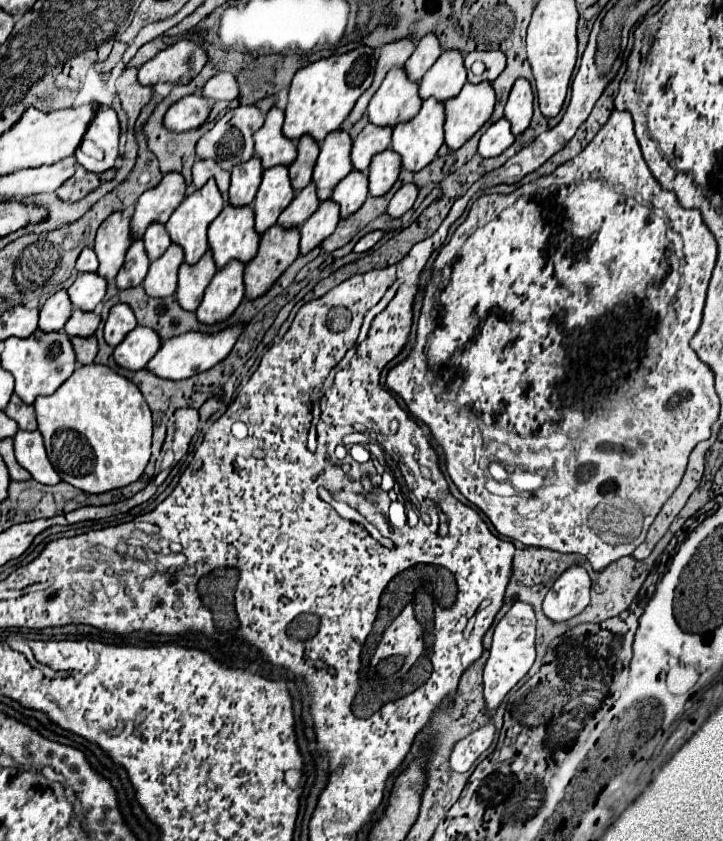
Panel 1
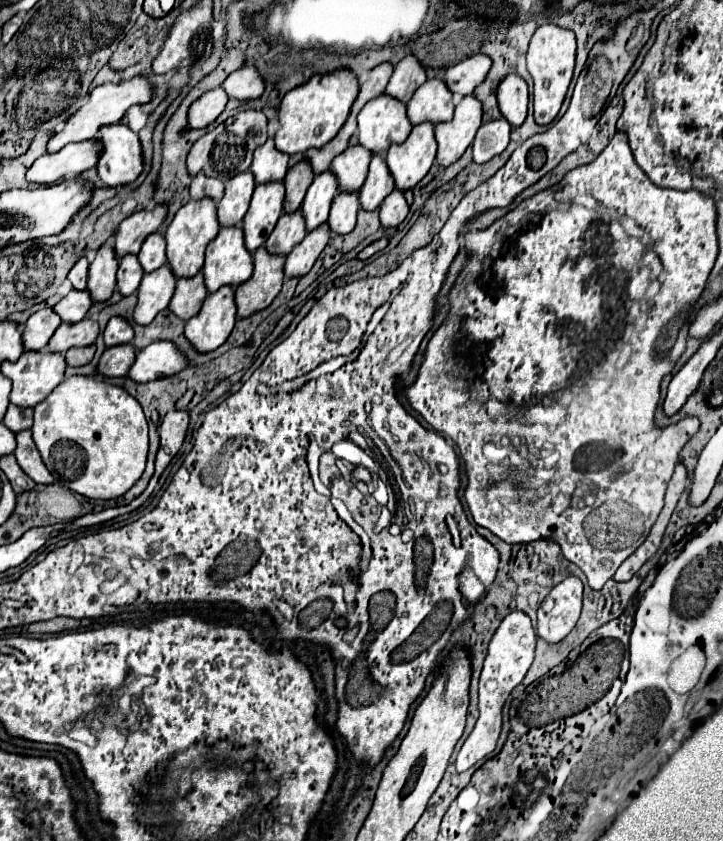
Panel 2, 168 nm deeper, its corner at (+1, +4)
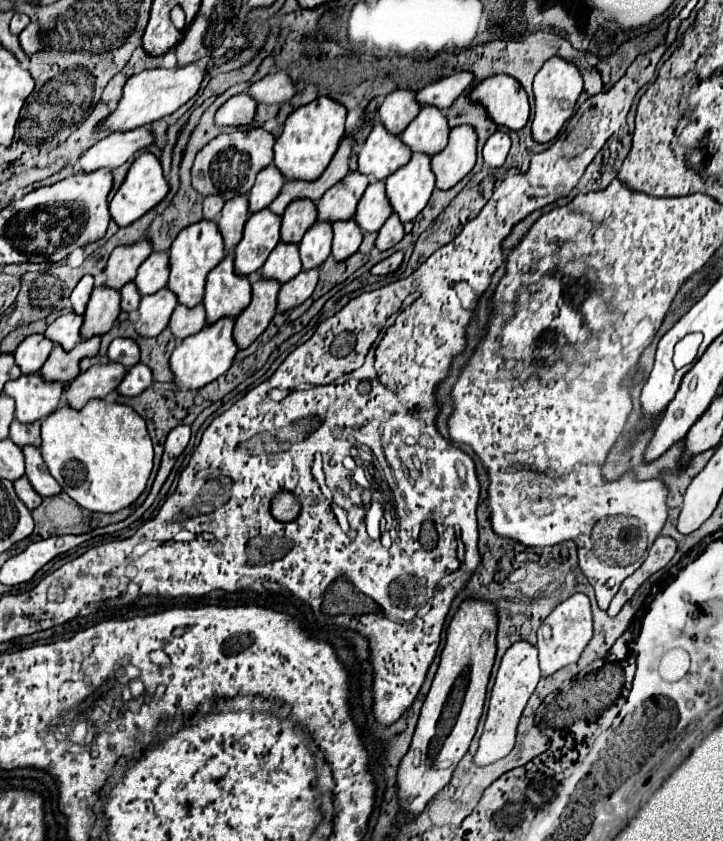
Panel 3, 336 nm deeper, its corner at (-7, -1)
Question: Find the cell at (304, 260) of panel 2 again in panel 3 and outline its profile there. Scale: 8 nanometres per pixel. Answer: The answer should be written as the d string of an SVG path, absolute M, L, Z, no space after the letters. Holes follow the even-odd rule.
M314 268L310 272L300 272L294 280L290 280L288 284L282 284L282 288L278 292L276 312L290 312L290 310L298 308L304 300L308 300L316 288L318 272L320 272L318 268Z

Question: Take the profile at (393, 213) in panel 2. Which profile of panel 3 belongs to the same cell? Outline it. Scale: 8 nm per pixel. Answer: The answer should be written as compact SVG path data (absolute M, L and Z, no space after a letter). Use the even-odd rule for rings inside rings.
M392 214L392 216L384 222L384 226L380 228L374 246L376 246L380 252L382 252L382 250L388 250L388 248L396 246L396 244L402 240L402 236L404 236L404 226L402 226L402 222L398 220L398 216Z

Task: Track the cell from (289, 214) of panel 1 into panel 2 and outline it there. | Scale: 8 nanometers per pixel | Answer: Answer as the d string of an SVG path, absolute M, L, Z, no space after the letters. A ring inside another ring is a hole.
M302 207L294 215L282 215L266 241L270 253L290 253L290 249L300 243L306 235L306 223L302 223Z

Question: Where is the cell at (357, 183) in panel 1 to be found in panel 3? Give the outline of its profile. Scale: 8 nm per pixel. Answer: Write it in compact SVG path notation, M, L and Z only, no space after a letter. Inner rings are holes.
M354 220L348 222L336 222L332 226L334 230L334 244L332 244L332 256L336 262L344 262L354 252L358 252L362 242L362 232L356 228L358 224Z

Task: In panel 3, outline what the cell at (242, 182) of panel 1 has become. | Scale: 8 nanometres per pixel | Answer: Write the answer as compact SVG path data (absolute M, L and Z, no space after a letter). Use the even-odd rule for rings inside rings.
M234 196L232 200L228 200L222 208L218 230L224 238L224 246L226 248L234 248L238 244L238 240L242 240L242 230L244 224L248 220L248 196Z

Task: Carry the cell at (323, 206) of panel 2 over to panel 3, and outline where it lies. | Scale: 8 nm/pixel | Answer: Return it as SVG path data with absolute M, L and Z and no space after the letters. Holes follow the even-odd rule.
M314 224L300 242L302 270L320 268L330 256L330 244L332 244L330 224Z

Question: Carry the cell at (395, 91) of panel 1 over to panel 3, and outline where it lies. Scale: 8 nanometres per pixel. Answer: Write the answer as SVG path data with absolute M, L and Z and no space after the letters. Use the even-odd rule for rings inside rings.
M376 124L374 130L370 132L370 136L366 138L364 146L360 148L358 152L358 172L366 174L372 182L378 182L378 180L386 180L394 170L402 168L404 164L408 164L412 152L410 148L406 148L400 140L400 136L390 136L382 124Z

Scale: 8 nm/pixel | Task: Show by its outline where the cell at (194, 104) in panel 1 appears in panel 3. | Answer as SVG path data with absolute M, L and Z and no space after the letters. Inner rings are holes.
M236 94L232 96L218 112L216 124L218 126L248 126L256 114L256 100L250 94Z

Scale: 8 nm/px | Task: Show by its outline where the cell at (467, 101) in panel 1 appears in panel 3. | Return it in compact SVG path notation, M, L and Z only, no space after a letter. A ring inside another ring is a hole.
M472 126L450 130L448 146L432 158L432 172L438 190L456 186L476 164L476 132Z

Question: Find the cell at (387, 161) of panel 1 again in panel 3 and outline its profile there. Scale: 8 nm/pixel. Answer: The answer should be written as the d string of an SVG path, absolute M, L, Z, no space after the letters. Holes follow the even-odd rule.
M372 182L358 202L358 208L354 214L356 224L364 232L378 232L390 214L392 214L392 208L386 200L384 182Z

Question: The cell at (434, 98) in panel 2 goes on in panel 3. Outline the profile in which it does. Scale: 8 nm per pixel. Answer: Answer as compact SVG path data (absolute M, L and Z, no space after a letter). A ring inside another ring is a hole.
M422 108L420 114L410 122L410 126L402 132L402 142L412 148L412 152L422 152L434 156L442 152L448 144L448 120L438 108Z

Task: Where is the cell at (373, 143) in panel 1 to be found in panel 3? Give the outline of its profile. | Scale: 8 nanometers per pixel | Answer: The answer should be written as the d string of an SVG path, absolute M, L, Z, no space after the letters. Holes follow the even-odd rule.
M360 172L348 174L344 180L334 184L322 200L318 200L318 222L338 222L338 220L352 220L354 208L362 198L364 190L368 188L370 180Z

